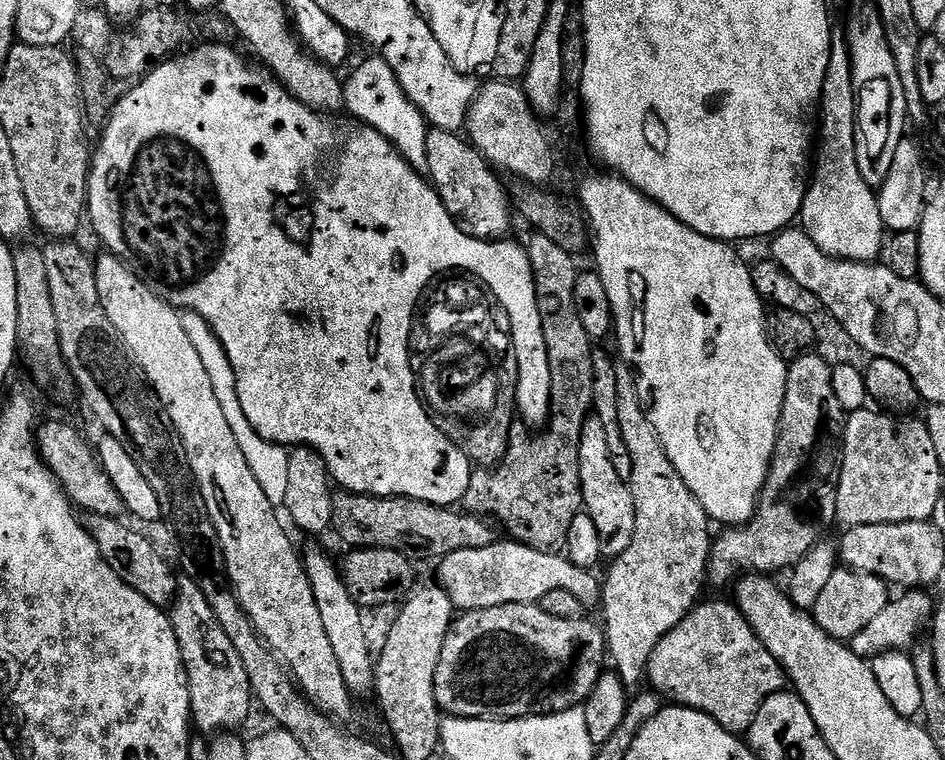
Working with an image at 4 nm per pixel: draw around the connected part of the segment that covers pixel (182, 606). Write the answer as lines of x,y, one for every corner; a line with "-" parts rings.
184,578
177,583
176,599
170,605
170,615
174,634
178,638
178,646
182,650
184,669
188,675
193,725
204,732
212,732
211,734
231,733
239,724
247,722
248,715
251,714
252,708
254,709
254,693
250,686
250,678
246,674
246,666
242,666
238,650
234,650
230,638
226,638
226,630
222,630
206,594
202,594
195,579

